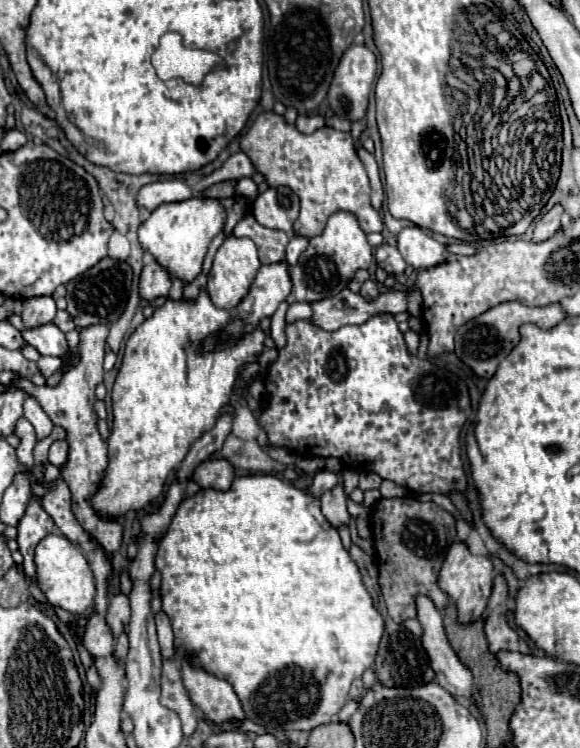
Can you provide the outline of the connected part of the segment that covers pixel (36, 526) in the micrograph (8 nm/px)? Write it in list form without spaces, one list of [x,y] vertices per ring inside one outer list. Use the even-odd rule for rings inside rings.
[[[31,497],[29,499],[29,505],[27,505],[27,511],[23,515],[23,519],[19,521],[17,525],[17,543],[19,543],[19,551],[23,555],[23,569],[25,569],[25,575],[31,579],[31,583],[37,585],[37,575],[35,575],[35,547],[37,543],[53,533],[55,529],[55,523],[51,521],[51,517],[43,511],[41,503],[37,497]]]

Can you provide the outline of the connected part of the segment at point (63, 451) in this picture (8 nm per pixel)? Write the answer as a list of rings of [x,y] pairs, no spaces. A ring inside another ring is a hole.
[[[55,441],[49,449],[49,463],[55,467],[61,467],[67,461],[67,443],[65,441]]]

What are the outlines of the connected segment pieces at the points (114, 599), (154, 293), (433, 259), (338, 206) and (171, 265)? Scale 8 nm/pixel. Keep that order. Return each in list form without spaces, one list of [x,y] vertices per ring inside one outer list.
[[[115,593],[109,597],[109,611],[107,611],[107,623],[113,631],[115,637],[119,637],[119,633],[125,629],[125,625],[129,623],[131,617],[131,607],[129,607],[129,597],[123,593]]]
[[[151,261],[145,265],[143,273],[141,273],[141,279],[139,279],[139,291],[141,291],[141,297],[143,299],[157,299],[157,297],[167,297],[169,289],[171,289],[171,273],[159,265],[157,261]]]
[[[405,227],[397,235],[397,249],[403,259],[415,269],[429,269],[441,263],[447,263],[447,245],[429,237],[419,227]]]
[[[265,111],[253,121],[253,125],[241,137],[241,151],[253,161],[255,171],[263,175],[263,179],[269,187],[285,185],[299,195],[301,213],[299,213],[299,217],[293,225],[295,233],[303,233],[305,237],[319,235],[325,229],[325,223],[327,223],[329,215],[335,213],[335,211],[349,211],[349,213],[357,215],[365,233],[383,229],[381,217],[371,207],[371,201],[369,201],[371,187],[369,187],[369,177],[367,177],[367,171],[365,171],[365,165],[361,163],[357,151],[353,149],[353,139],[351,139],[349,133],[343,133],[343,131],[337,131],[337,129],[331,129],[331,127],[321,127],[321,129],[313,131],[311,135],[305,135],[305,133],[297,131],[295,125],[285,123],[285,119],[281,115],[277,115],[275,111]]]
[[[193,195],[187,201],[163,203],[139,227],[139,243],[157,261],[163,261],[163,265],[167,265],[167,269],[171,269],[175,277],[181,277],[185,283],[191,283],[201,273],[201,265],[207,255],[207,249],[213,237],[221,233],[225,219],[227,219],[227,211],[221,205],[221,201],[215,197]]]

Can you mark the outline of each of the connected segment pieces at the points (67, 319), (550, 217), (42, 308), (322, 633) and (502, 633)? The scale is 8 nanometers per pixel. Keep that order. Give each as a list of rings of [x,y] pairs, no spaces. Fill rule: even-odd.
[[[57,311],[57,317],[55,317],[55,325],[61,327],[61,331],[67,333],[76,328],[72,317],[67,311]]]
[[[553,205],[543,217],[539,217],[539,221],[535,223],[535,229],[533,229],[533,241],[549,239],[561,227],[561,215],[563,215],[563,207]]]
[[[49,295],[41,297],[31,297],[23,301],[23,321],[27,325],[41,325],[41,323],[51,323],[55,317],[55,299]]]
[[[321,469],[313,483],[307,489],[297,489],[289,483],[283,483],[275,475],[245,475],[237,477],[229,491],[217,491],[217,489],[201,489],[193,497],[185,497],[179,505],[165,537],[159,541],[159,553],[155,559],[155,567],[161,571],[160,595],[162,598],[162,611],[165,611],[171,619],[173,633],[175,633],[175,649],[179,653],[187,651],[189,661],[193,665],[199,665],[207,669],[209,673],[229,681],[237,693],[237,697],[243,703],[243,711],[249,719],[253,719],[257,725],[263,727],[277,727],[277,729],[301,729],[309,731],[317,725],[329,723],[333,715],[341,711],[341,707],[347,703],[349,687],[355,679],[363,675],[365,669],[369,669],[375,661],[377,647],[385,629],[385,621],[377,607],[373,605],[373,599],[361,579],[361,571],[357,563],[351,559],[349,551],[341,545],[341,537],[337,529],[325,519],[321,513],[321,493],[331,489],[339,481],[337,473]]]
[[[497,573],[493,593],[489,597],[489,605],[485,611],[485,635],[489,641],[489,649],[491,653],[505,649],[505,651],[519,651],[519,653],[531,655],[533,651],[529,649],[529,645],[509,627],[507,611],[509,611],[507,609],[507,581],[501,573]]]

